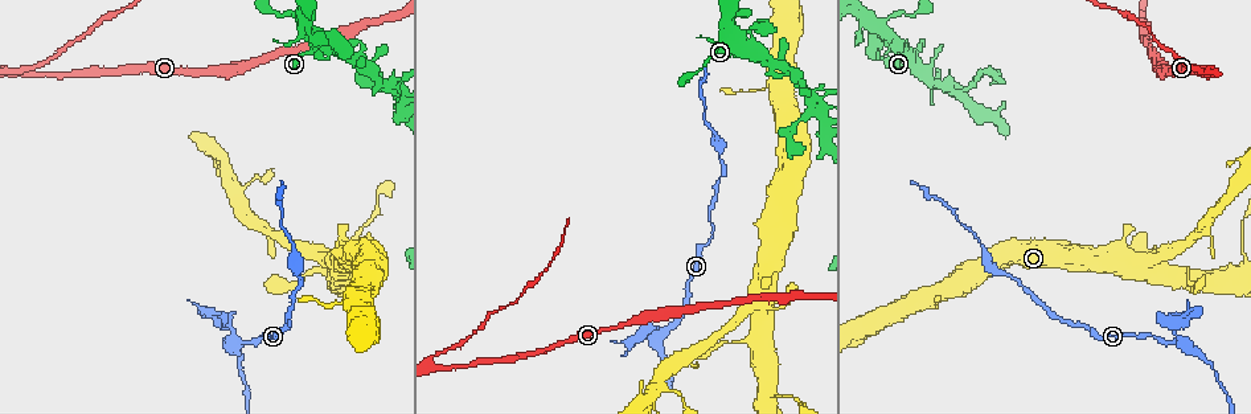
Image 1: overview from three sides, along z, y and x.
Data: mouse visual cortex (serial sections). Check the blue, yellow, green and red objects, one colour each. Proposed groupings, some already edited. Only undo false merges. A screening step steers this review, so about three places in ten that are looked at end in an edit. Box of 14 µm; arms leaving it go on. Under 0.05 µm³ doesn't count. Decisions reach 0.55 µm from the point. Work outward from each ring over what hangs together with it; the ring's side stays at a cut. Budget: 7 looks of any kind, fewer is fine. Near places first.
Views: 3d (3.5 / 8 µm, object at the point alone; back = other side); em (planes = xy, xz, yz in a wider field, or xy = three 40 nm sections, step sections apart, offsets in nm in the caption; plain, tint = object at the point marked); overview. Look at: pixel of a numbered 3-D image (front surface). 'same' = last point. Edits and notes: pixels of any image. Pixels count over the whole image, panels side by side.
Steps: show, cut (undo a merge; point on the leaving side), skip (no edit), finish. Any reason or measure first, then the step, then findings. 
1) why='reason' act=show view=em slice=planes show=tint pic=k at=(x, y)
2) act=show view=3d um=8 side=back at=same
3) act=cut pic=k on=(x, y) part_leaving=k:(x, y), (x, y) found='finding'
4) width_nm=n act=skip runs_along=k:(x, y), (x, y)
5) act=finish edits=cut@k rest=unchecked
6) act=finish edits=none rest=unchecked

why='thin neck' act=show view=3d um=3.5 pic=1 at=(231, 323)

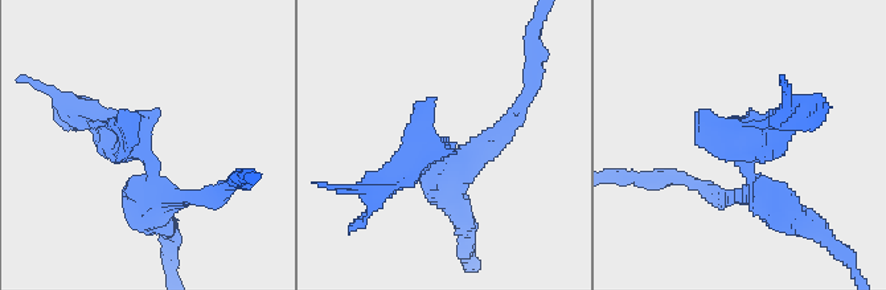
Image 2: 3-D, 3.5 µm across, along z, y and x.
arm_widths_nm=200,250 why='now the EM' act=show view=em slice=xy step=3 show=tint pic=2 at=(738, 140)

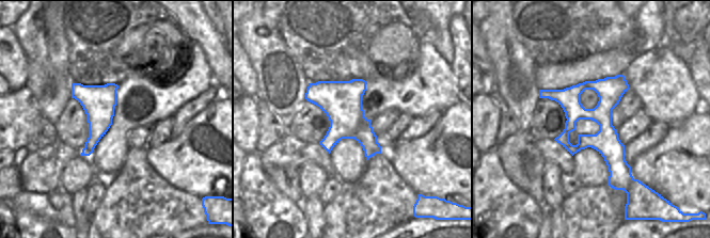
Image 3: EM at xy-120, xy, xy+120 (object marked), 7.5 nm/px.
act=show view=em slice=xy step=1 show=tint at=same

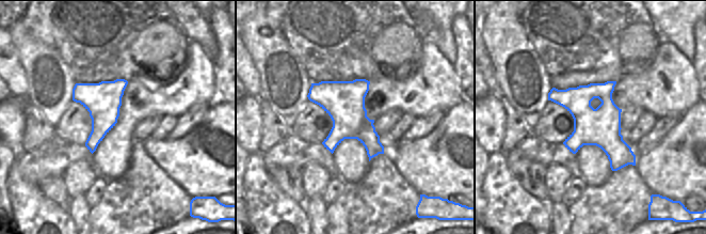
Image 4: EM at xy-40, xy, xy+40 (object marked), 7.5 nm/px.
act=cut pic=2 on=(717, 131) part_leaving=2:(743, 163), (774, 139), (787, 98) found='a second cell is stuck on'

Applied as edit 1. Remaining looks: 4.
why='see it whole again' act=show view=overview

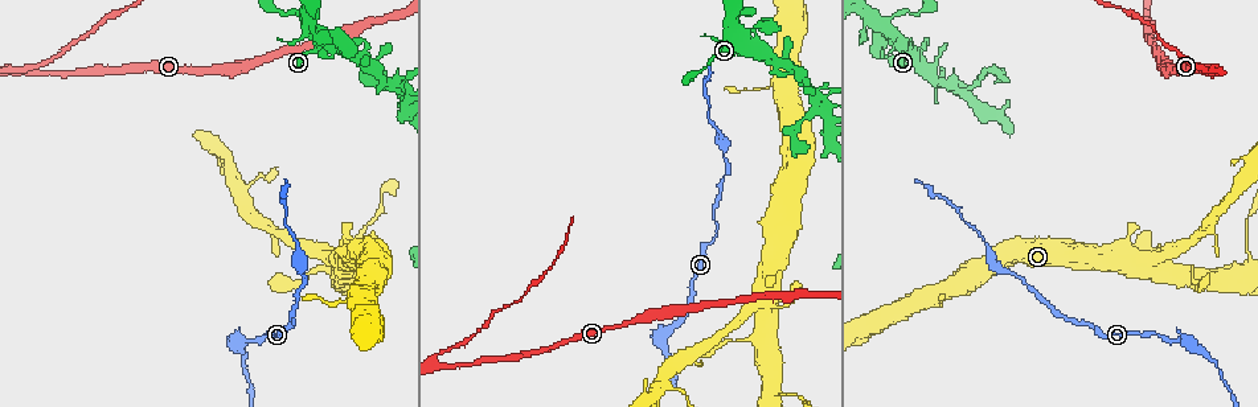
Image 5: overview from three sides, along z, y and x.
why='four-way junction' act=show view=em slice=xy step=5 show=tint pic=5 at=(826, 105)

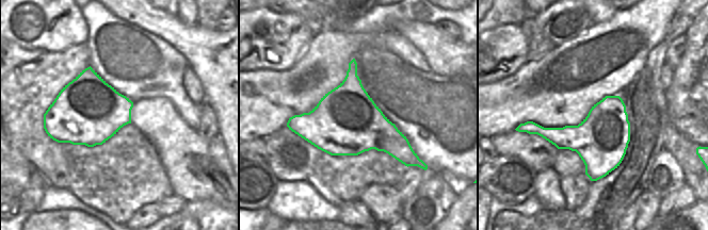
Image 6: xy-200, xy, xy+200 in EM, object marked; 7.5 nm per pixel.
act=show view=3d um=3.5 at=same

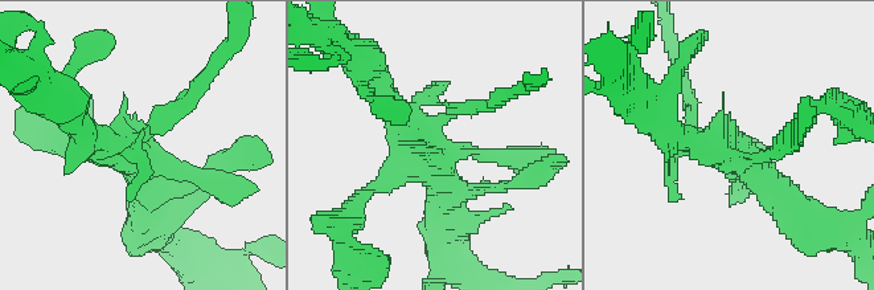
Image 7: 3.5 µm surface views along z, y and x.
act=cut pic=7 on=(479, 103) part_leaving=7:(151, 131), (180, 103), (180, 92) found='a second cell is stuck on'

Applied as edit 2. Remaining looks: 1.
act=finish edits=cut@2,cut@7 rest=unchecked

